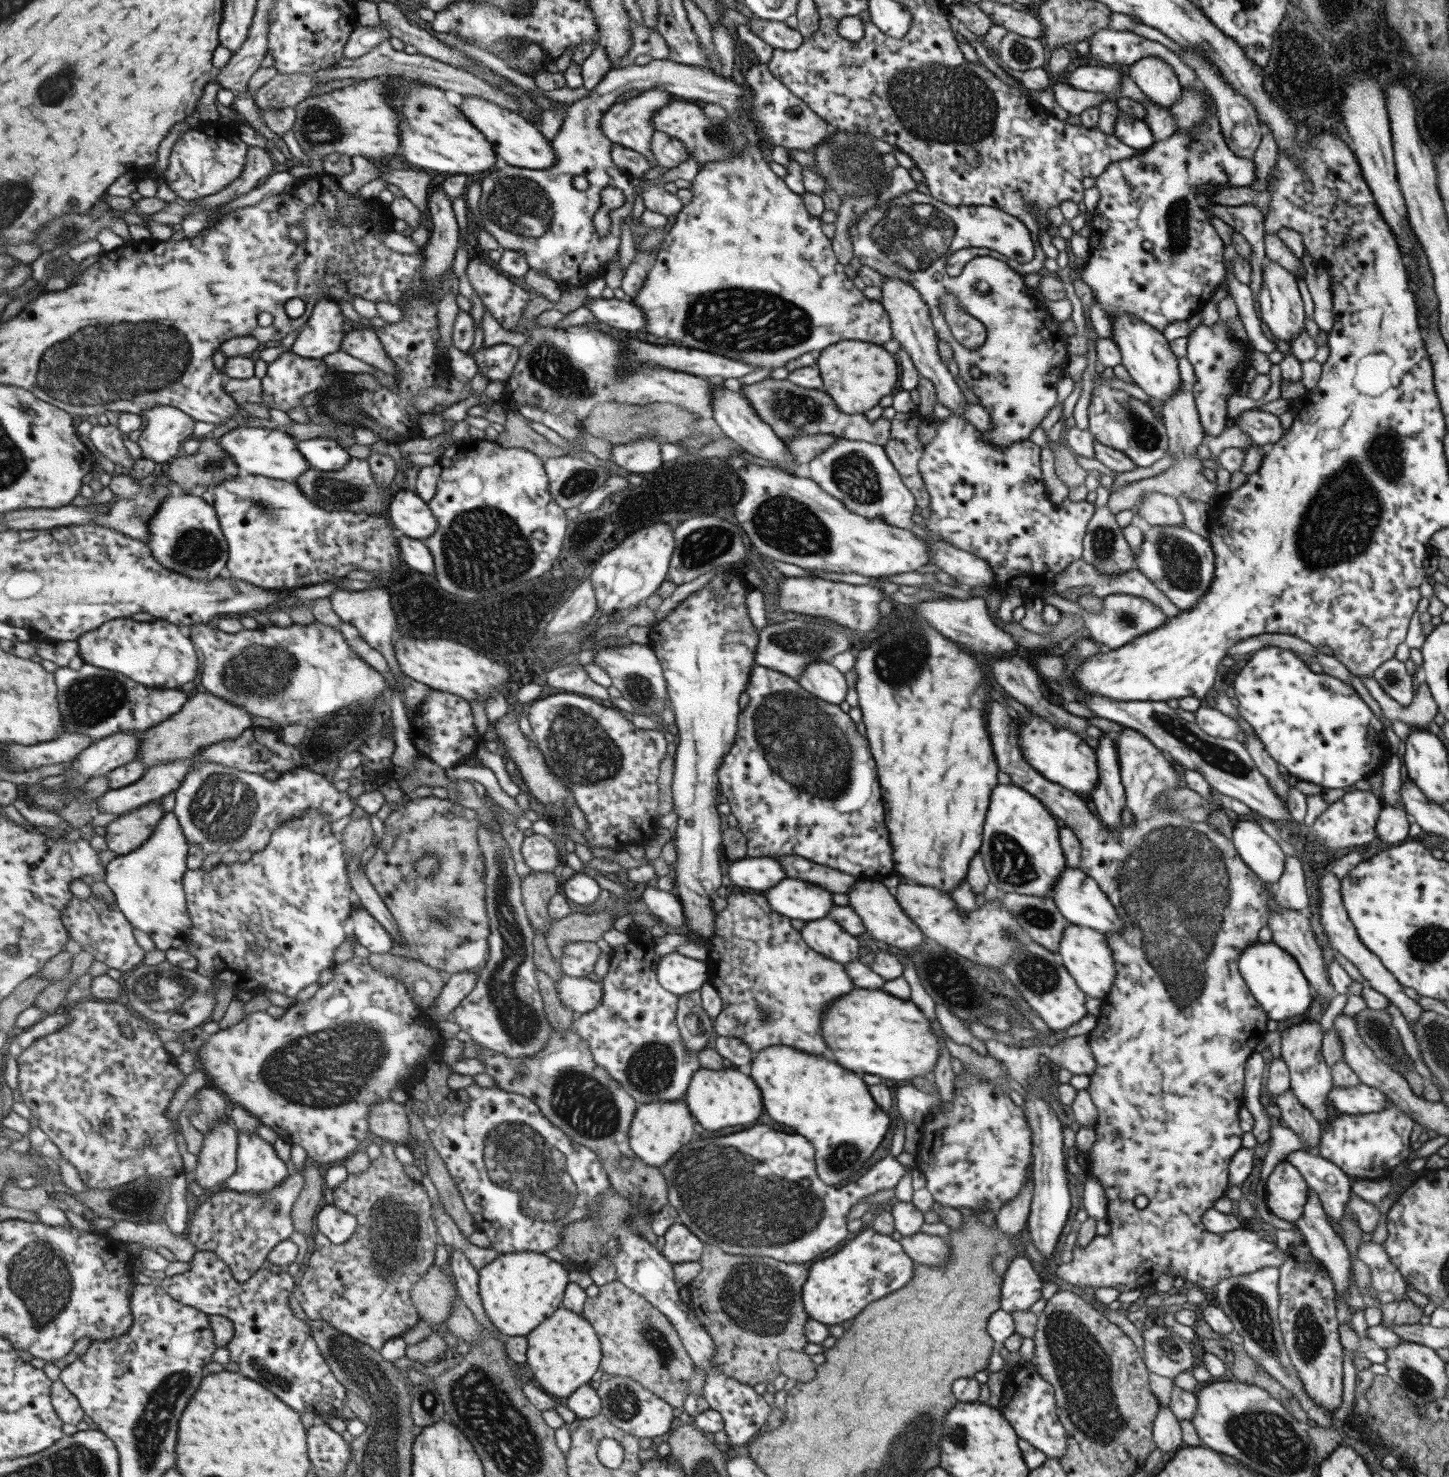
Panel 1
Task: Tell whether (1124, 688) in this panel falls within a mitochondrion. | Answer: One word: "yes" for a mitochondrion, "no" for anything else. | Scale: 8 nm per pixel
no

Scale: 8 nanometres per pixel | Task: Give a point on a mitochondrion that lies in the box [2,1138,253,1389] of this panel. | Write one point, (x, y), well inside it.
(39, 1275)

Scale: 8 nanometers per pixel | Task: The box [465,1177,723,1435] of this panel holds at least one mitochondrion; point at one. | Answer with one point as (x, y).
(666, 1354)

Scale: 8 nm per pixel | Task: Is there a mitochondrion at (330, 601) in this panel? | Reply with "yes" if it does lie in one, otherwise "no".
no

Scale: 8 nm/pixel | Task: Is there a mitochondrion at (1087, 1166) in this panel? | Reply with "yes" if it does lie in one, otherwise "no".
no

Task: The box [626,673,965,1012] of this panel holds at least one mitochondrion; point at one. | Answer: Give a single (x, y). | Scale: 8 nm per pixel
(802, 742)

